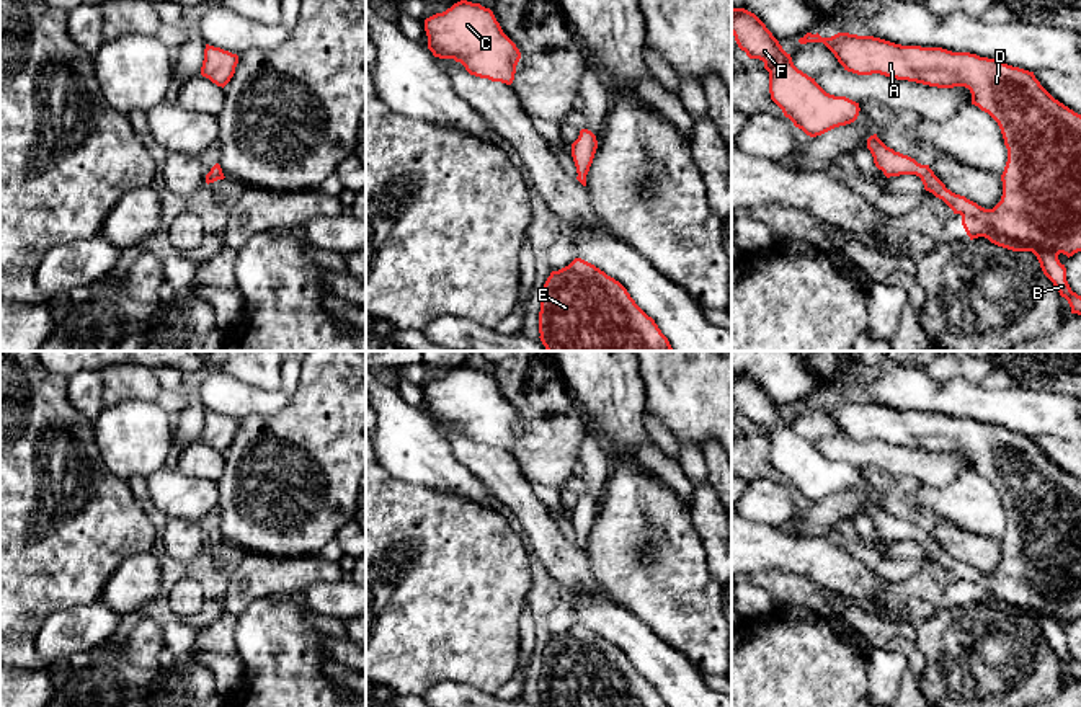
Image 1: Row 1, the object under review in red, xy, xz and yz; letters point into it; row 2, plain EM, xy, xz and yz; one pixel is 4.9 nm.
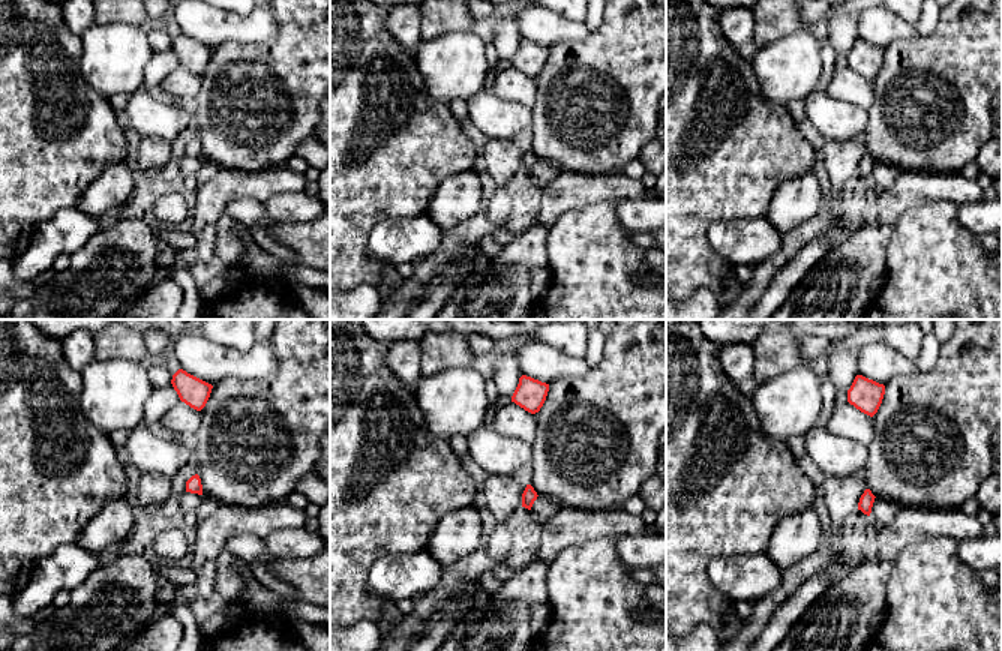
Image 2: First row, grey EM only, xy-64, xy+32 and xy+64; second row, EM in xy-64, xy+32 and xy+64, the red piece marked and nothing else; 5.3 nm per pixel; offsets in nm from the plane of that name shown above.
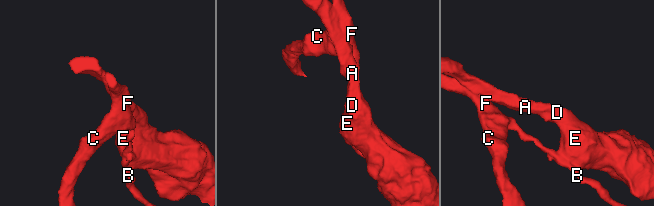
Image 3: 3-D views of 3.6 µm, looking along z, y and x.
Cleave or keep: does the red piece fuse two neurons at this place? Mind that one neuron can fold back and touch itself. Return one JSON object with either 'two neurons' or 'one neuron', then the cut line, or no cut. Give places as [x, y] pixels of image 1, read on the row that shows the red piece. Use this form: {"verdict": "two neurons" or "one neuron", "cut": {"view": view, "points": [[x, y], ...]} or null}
{"verdict": "two neurons", "cut": {"view": "yz", "points": [[923, 165], [920, 177]]}}

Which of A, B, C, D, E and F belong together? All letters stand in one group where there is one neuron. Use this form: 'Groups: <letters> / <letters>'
Groups: A B D E / C F

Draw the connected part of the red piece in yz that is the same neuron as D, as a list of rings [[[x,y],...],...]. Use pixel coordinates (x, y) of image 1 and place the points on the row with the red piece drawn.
[[[807,33],[799,42],[823,42],[844,70],[857,75],[880,73],[937,88],[968,88],[972,104],[998,122],[1008,149],[1008,162],[1001,175],[1001,201],[993,209],[985,209],[947,189],[929,165],[923,165],[924,173],[919,176],[924,189],[942,199],[954,214],[962,216],[962,225],[970,240],[985,237],[1012,251],[1032,251],[1043,274],[1068,300],[1071,313],[1081,315],[1081,296],[1071,291],[1066,268],[1058,260],[1060,253],[1070,258],[1081,251],[1081,114],[1055,100],[1034,72],[998,59],[952,52],[942,47],[901,46],[849,33],[838,33],[831,38]]]

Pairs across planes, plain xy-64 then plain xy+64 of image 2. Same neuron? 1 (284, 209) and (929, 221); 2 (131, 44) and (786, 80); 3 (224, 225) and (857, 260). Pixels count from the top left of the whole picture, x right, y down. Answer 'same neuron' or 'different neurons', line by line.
1: different neurons
2: same neuron
3: different neurons

